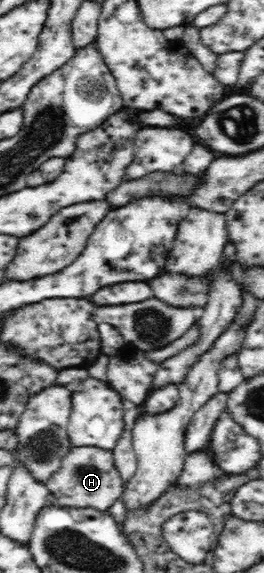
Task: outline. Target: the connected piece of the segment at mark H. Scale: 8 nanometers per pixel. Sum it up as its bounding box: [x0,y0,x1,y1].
[45,446,124,510]

